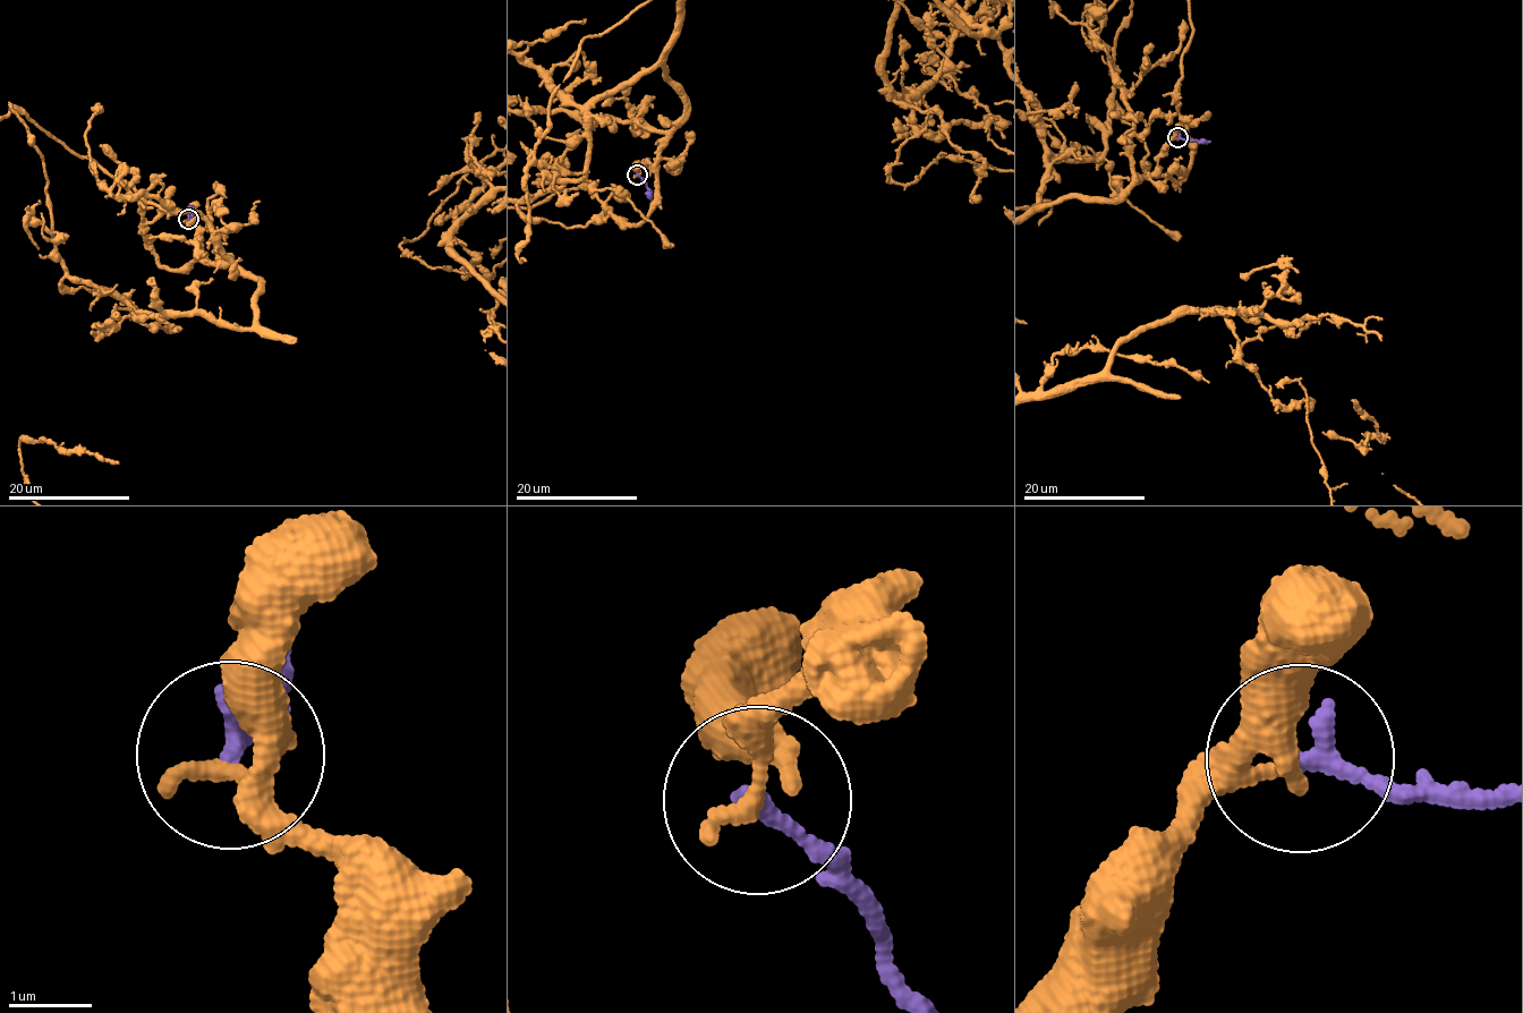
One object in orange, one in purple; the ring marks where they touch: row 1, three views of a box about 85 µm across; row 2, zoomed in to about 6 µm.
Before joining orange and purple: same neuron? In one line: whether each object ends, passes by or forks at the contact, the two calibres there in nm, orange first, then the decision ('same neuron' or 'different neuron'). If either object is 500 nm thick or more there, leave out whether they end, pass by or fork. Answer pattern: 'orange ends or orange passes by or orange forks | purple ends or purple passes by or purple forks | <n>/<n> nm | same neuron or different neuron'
orange passes by | purple ends | 190/240 nm | different neuron

